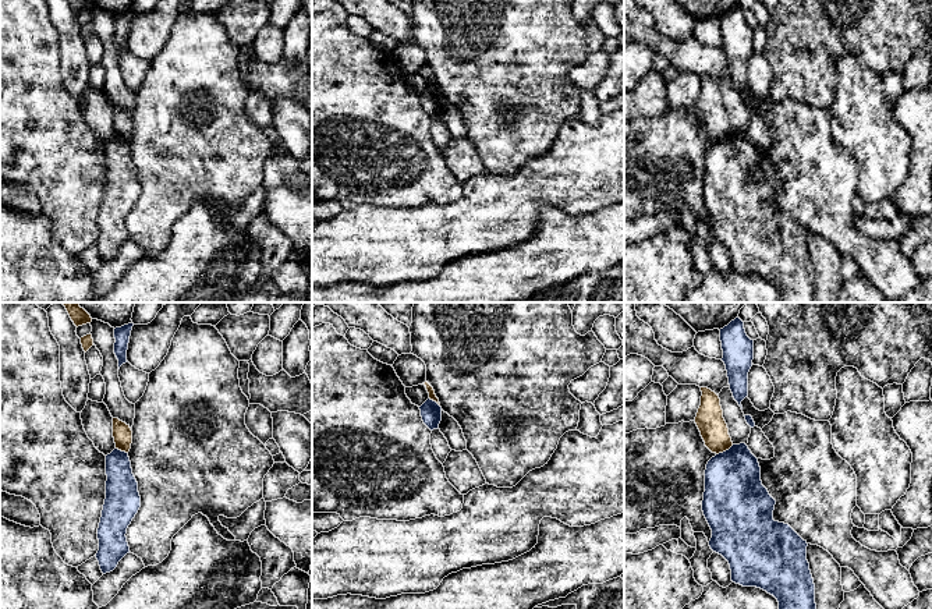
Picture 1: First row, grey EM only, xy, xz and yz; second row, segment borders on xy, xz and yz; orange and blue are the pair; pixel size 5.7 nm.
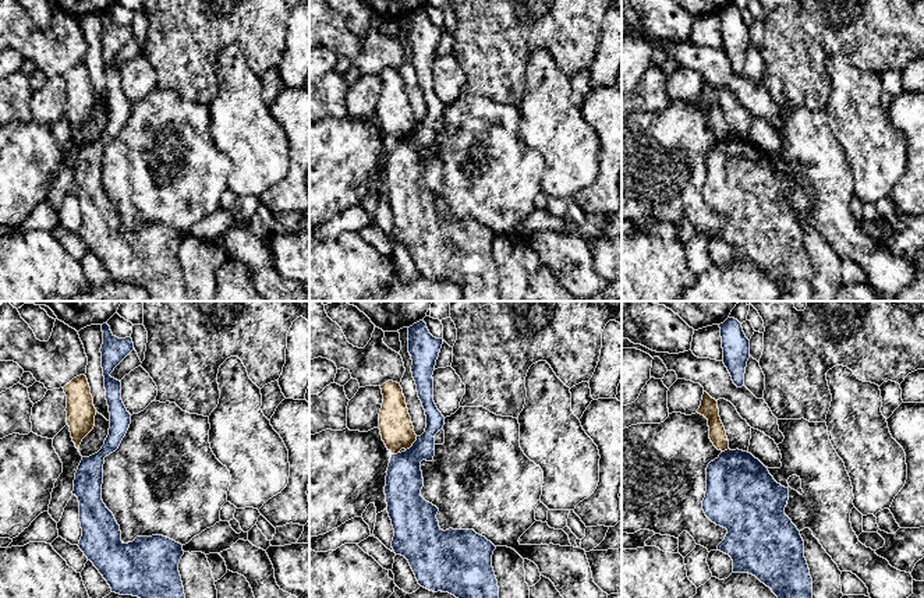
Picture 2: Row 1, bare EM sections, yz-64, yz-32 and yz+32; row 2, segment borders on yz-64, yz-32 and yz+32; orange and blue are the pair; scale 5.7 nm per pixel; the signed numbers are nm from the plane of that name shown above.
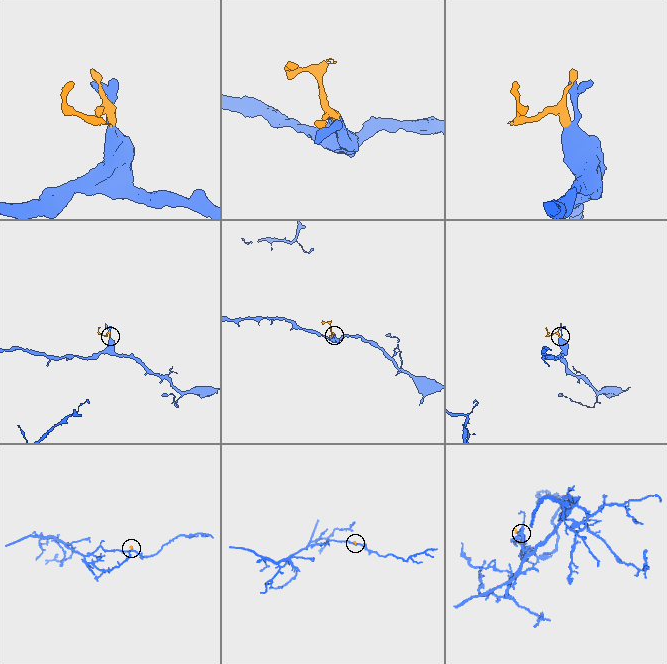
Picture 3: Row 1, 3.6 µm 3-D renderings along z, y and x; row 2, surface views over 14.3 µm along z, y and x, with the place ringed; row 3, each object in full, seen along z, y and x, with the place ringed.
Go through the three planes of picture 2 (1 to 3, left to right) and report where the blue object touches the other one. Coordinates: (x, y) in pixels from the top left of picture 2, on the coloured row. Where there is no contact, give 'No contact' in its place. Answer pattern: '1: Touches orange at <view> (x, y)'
1: No contact
2: Touches orange at yz-32 (413, 442)
3: Touches orange at yz+32 (725, 449)

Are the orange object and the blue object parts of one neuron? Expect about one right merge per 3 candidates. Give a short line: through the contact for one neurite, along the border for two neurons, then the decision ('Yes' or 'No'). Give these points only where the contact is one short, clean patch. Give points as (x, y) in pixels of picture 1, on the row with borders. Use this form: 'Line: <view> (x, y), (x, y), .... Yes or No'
Line: yz (733, 445), (716, 455). No

